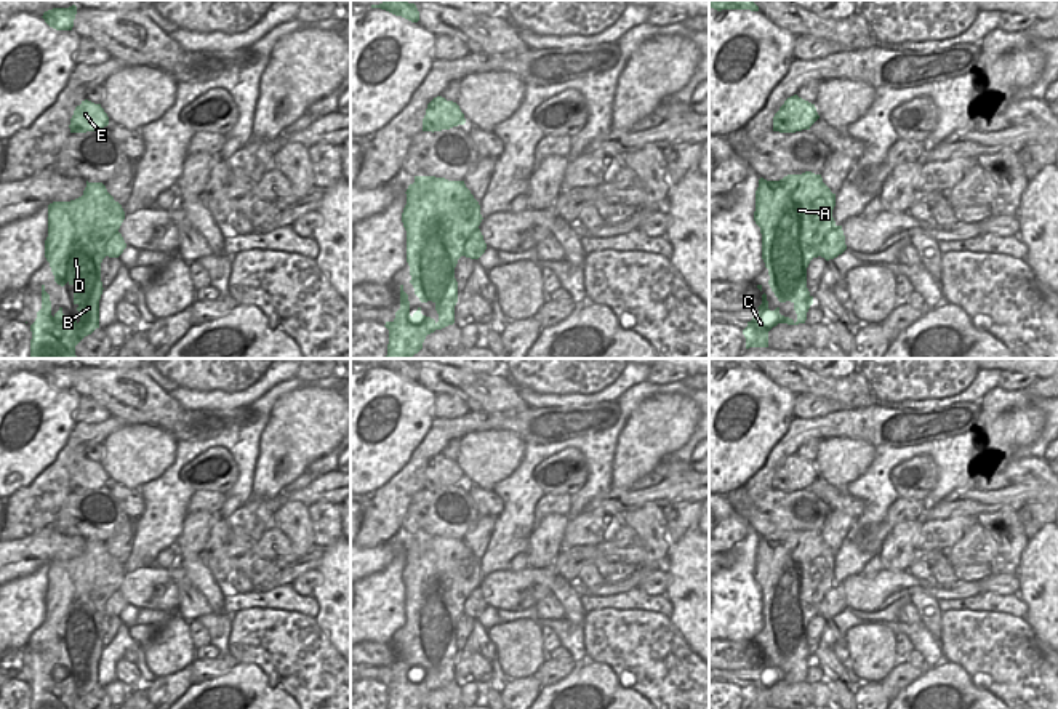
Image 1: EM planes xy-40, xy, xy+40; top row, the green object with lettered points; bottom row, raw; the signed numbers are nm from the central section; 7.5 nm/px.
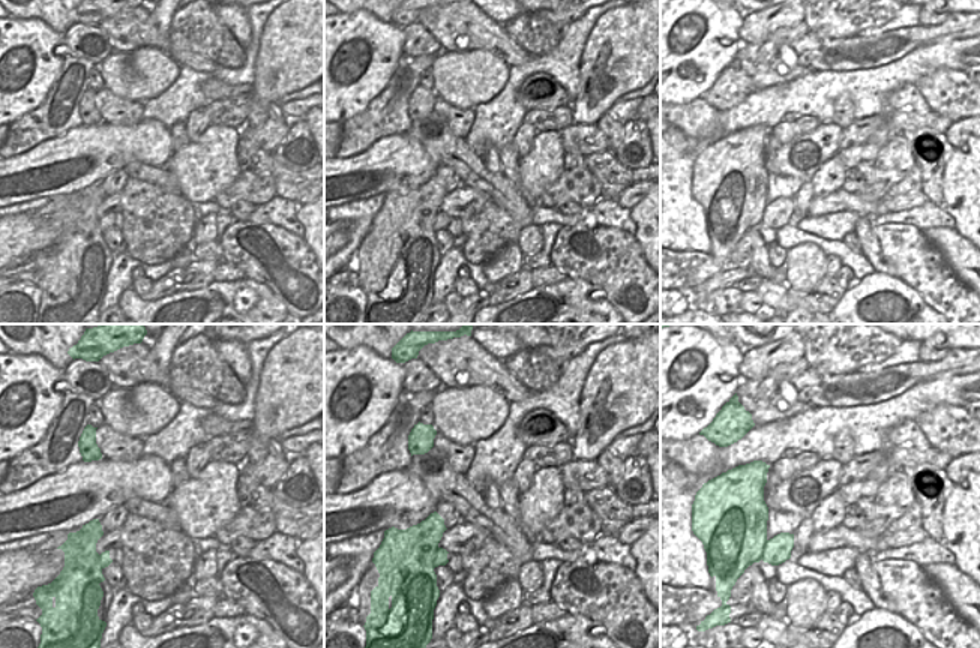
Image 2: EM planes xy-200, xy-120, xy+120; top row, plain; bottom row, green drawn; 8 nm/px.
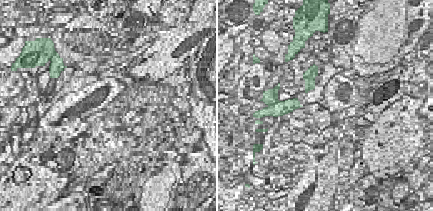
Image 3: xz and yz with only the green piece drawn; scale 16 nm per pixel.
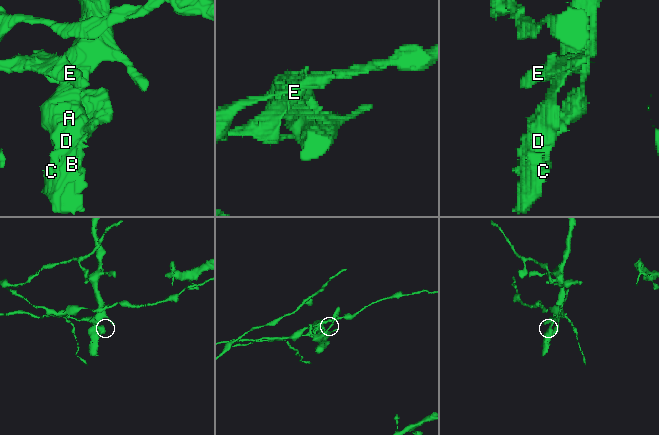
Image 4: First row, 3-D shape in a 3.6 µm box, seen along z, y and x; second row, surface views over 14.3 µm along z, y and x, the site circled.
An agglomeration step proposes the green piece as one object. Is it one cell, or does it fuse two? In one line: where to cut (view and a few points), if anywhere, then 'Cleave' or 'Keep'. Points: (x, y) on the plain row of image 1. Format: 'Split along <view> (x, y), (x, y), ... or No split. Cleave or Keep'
Split along xy+40 (837, 584), (826, 594), (818, 613). Cleave.

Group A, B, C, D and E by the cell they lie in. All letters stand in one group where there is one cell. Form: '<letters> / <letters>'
A B C D / E

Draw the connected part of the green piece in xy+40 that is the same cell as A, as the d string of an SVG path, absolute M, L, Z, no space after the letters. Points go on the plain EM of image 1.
M805 530L779 539L759 538L754 579L762 592L762 618L768 627L768 643L779 661L791 659L797 672L794 680L768 667L762 653L759 672L743 688L746 707L768 706L768 690L778 682L805 682L813 655L807 647L807 626L820 615L826 594L836 587L832 568L836 552L821 533Z

